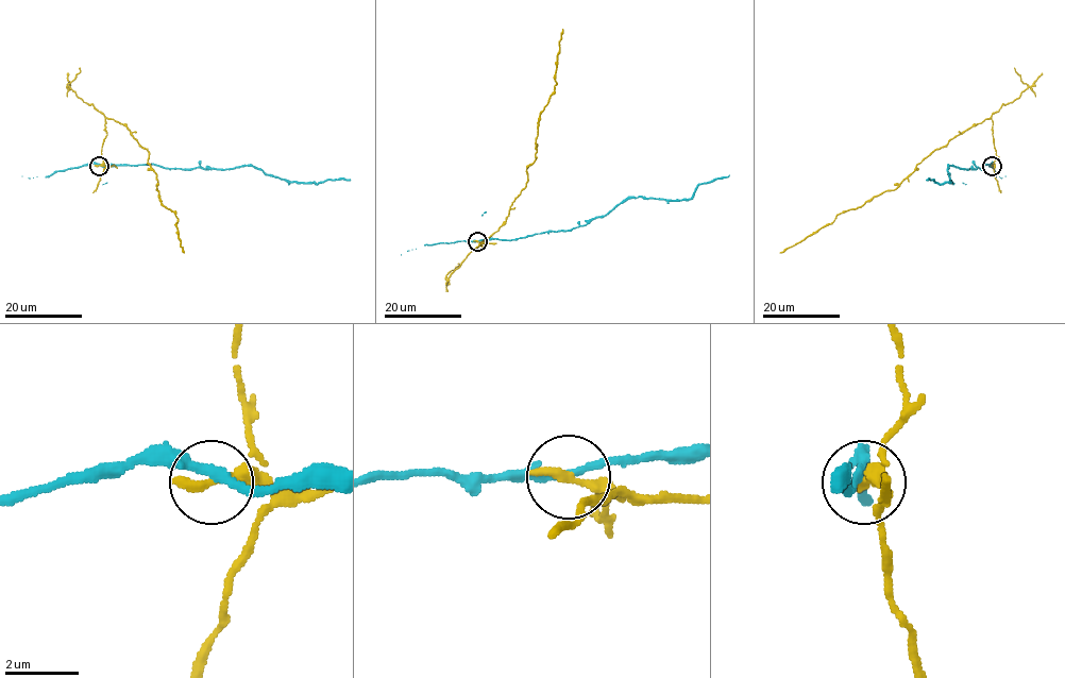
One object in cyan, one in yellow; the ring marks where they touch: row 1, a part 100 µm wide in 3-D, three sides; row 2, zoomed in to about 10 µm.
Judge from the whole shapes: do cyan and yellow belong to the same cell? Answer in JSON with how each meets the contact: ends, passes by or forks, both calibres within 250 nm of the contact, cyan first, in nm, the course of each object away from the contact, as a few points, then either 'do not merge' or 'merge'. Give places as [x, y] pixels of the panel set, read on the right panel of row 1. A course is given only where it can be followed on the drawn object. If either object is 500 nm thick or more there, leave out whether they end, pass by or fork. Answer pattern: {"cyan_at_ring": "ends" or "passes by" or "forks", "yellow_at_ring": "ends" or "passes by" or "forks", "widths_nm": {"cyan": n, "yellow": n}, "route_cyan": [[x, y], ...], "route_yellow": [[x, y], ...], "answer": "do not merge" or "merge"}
{"cyan_at_ring": "passes by", "yellow_at_ring": "ends", "widths_nm": {"cyan": 240, "yellow": 340}, "route_cyan": [[992, 165], [985, 164], [982, 169], [949, 166], [950, 183], [926, 180]], "route_yellow": [[993, 165], [996, 158], [992, 119], [974, 124], [934, 150], [894, 189], [840, 213], [830, 223], [780, 252]], "answer": "do not merge"}

